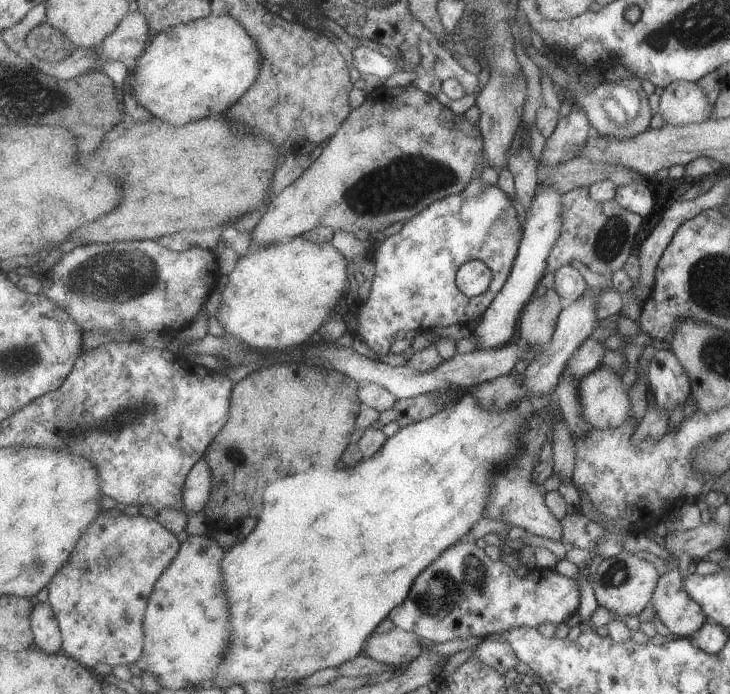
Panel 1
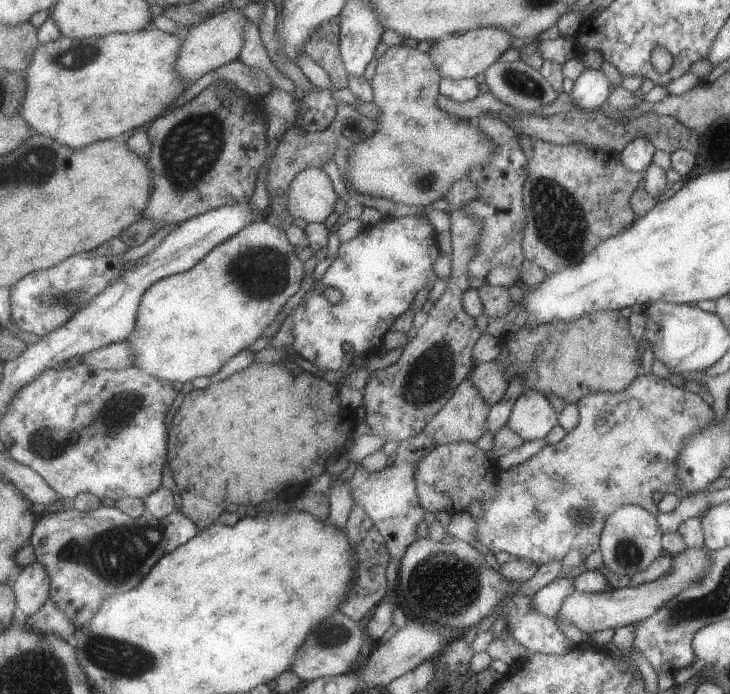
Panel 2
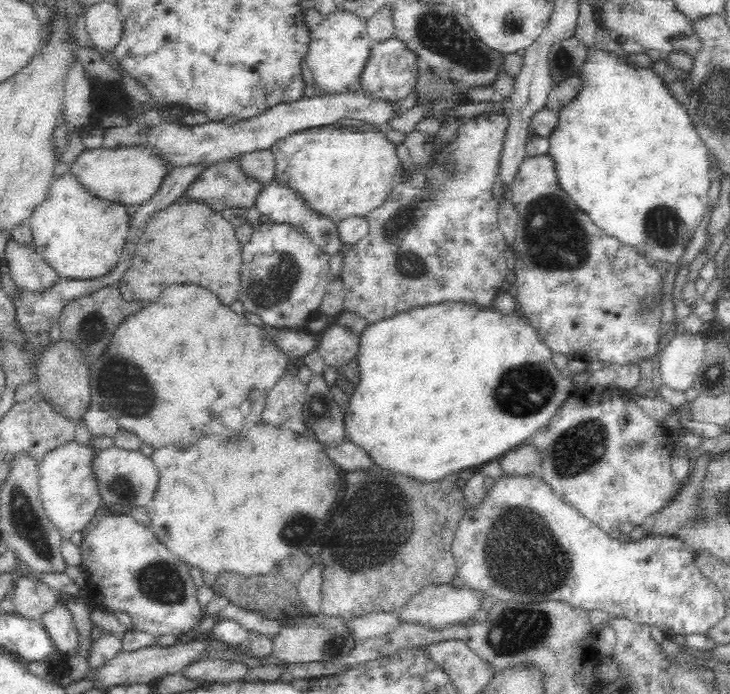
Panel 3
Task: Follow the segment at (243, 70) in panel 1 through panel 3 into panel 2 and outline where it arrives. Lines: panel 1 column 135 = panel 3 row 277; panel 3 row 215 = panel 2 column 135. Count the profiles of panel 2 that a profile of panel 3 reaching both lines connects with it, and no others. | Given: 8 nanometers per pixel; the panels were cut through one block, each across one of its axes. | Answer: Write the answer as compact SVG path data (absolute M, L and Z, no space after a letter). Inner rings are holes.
M151 27L141 32L113 33L108 37L92 37L88 40L63 35L59 40L42 44L26 74L28 91L23 103L23 118L36 133L75 150L99 141L121 138L126 132L148 122L154 123L196 82L184 83L183 75L179 74L179 57L183 53L184 42L183 36Z

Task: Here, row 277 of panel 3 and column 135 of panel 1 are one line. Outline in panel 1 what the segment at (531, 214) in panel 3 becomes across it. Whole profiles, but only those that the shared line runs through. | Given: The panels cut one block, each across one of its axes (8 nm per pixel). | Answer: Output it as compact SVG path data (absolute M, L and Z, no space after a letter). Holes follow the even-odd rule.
M102 514L77 545L72 559L56 574L49 588L50 600L59 619L65 642L63 652L94 670L100 663L112 667L138 665L147 646L146 618L160 578L173 566L183 550L181 538L157 519Z

